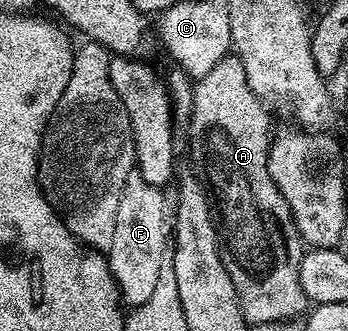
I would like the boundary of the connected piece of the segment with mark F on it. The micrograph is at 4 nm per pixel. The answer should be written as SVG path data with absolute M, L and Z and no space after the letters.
M139 170L132 171L126 178L126 186L122 186L114 242L106 253L106 259L125 305L135 306L148 301L165 271L166 257L170 252L170 216L164 213L164 194L146 182Z

